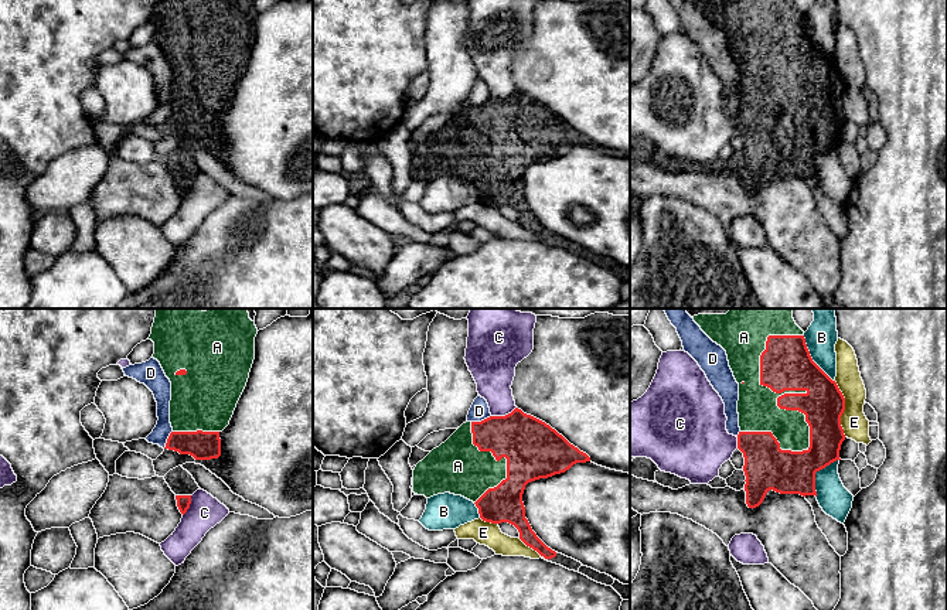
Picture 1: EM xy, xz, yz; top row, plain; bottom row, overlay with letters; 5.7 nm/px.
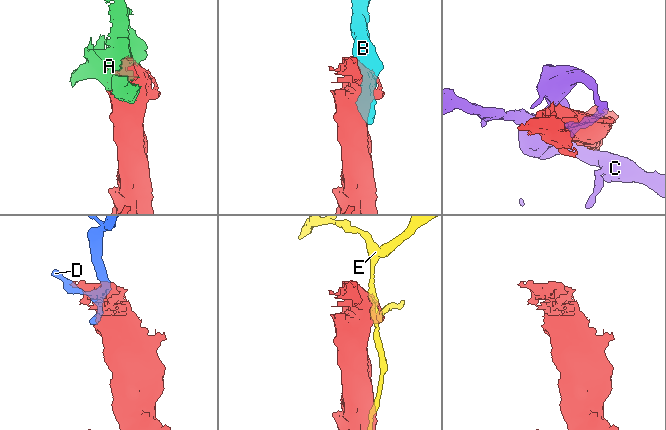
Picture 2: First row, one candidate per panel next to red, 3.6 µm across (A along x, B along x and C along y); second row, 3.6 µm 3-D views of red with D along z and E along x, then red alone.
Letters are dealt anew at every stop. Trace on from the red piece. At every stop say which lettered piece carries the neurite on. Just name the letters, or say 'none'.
A

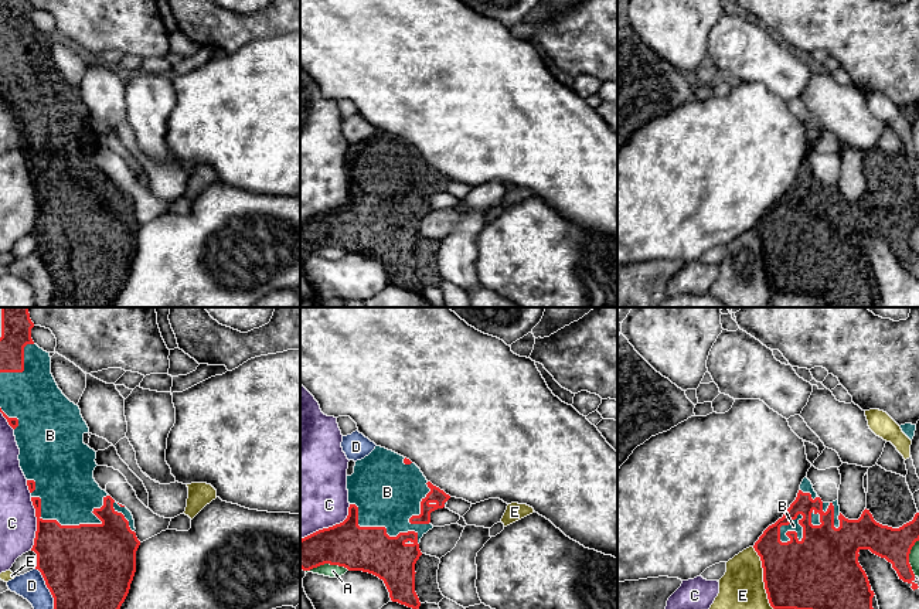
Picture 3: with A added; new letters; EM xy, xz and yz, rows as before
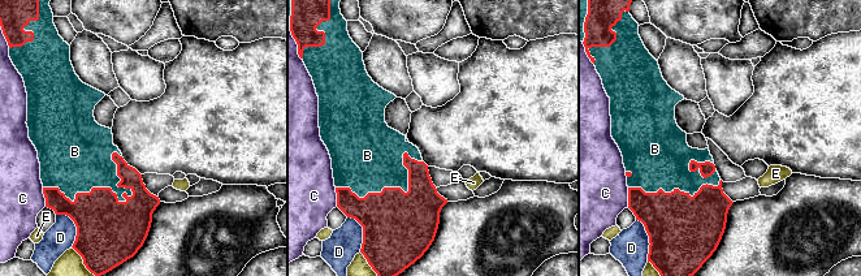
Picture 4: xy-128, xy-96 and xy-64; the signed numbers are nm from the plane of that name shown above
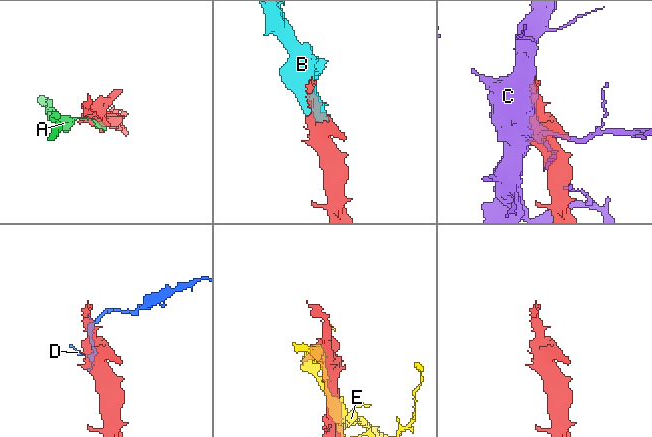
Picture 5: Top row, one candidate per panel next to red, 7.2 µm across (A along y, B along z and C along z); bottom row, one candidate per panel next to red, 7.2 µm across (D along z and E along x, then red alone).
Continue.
B

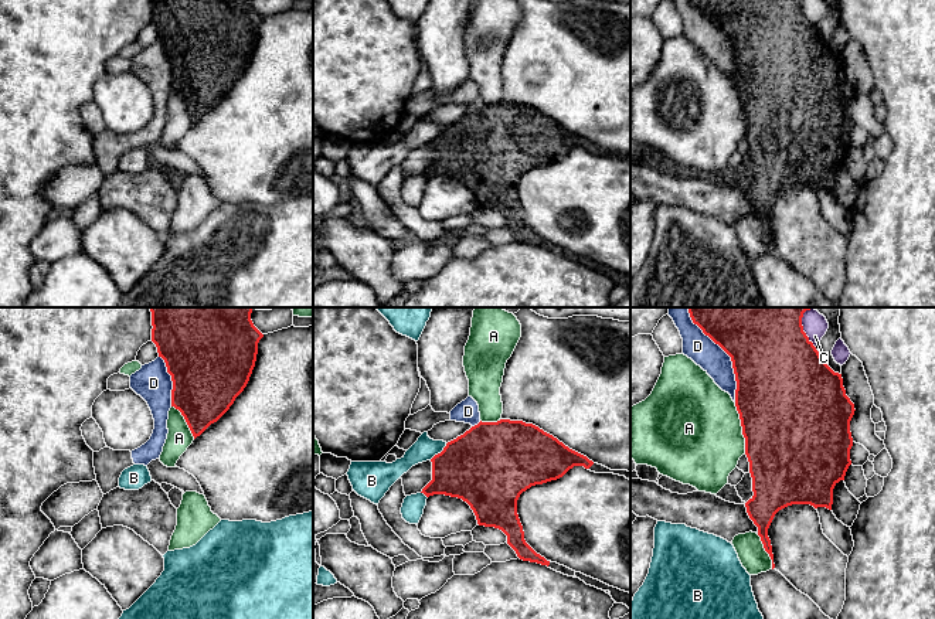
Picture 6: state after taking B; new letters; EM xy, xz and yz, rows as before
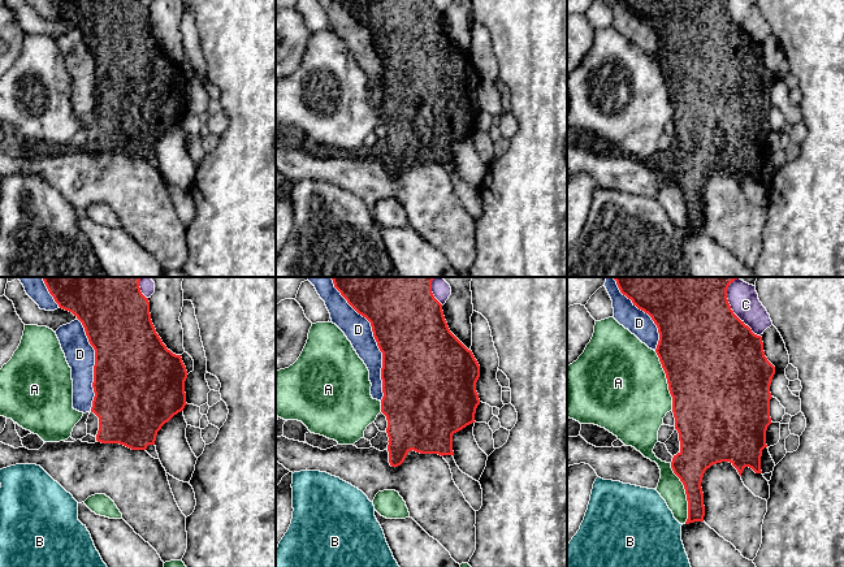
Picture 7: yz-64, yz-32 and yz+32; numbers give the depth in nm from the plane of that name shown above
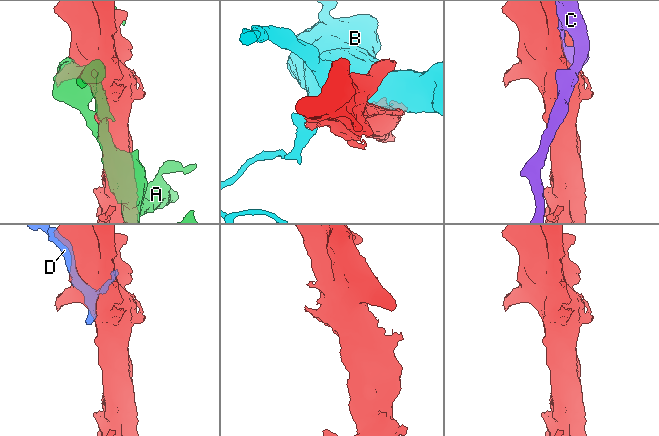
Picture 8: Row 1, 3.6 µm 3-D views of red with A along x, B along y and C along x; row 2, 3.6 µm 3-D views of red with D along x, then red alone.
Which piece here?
none

